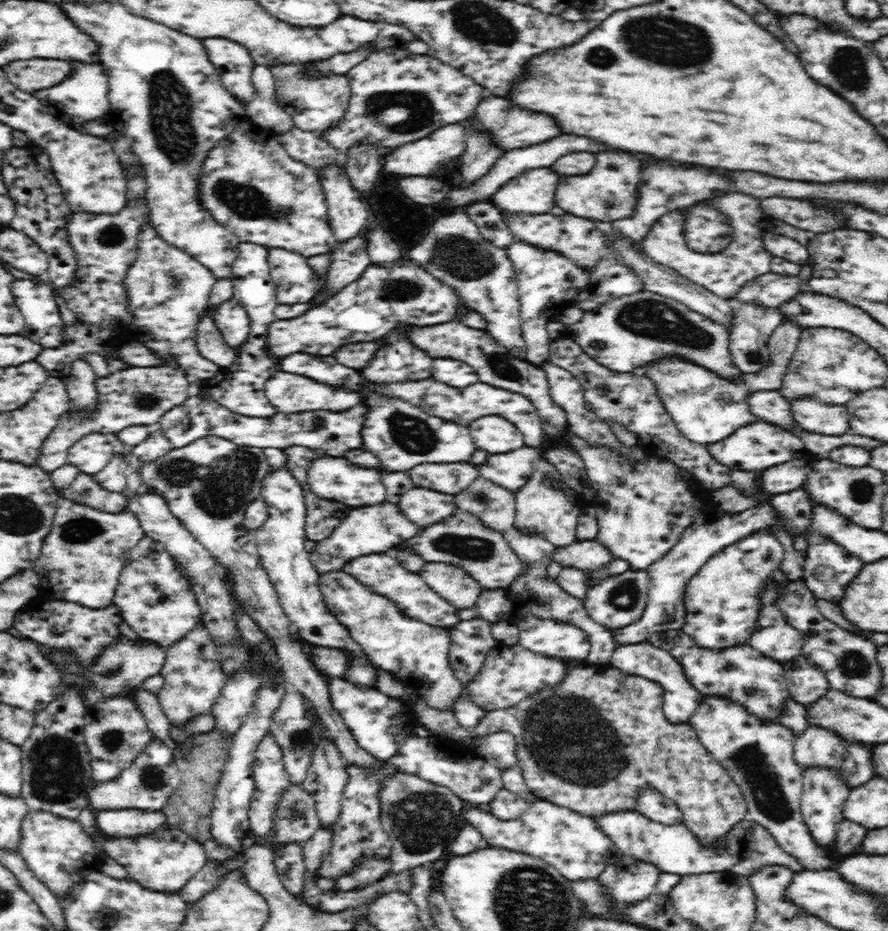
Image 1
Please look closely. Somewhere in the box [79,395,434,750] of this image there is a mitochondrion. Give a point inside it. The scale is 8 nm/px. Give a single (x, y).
(221, 485)

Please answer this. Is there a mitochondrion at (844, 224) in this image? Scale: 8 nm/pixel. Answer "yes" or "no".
no

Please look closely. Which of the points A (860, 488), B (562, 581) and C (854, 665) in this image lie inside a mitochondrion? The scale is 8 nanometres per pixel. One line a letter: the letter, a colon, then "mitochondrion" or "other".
A: mitochondrion
B: other
C: mitochondrion

